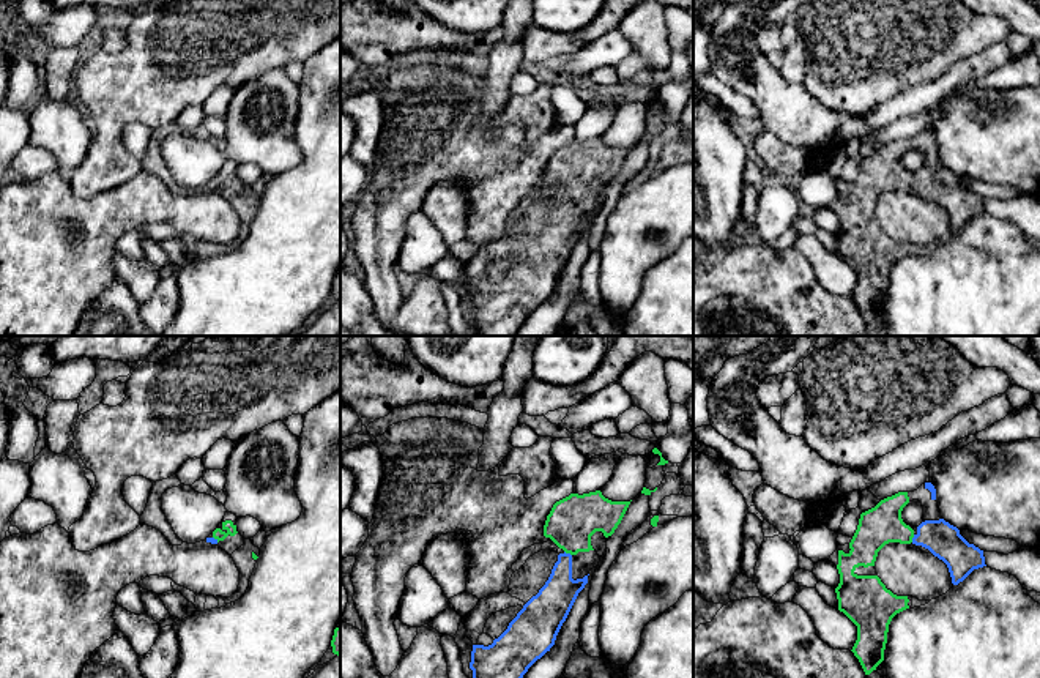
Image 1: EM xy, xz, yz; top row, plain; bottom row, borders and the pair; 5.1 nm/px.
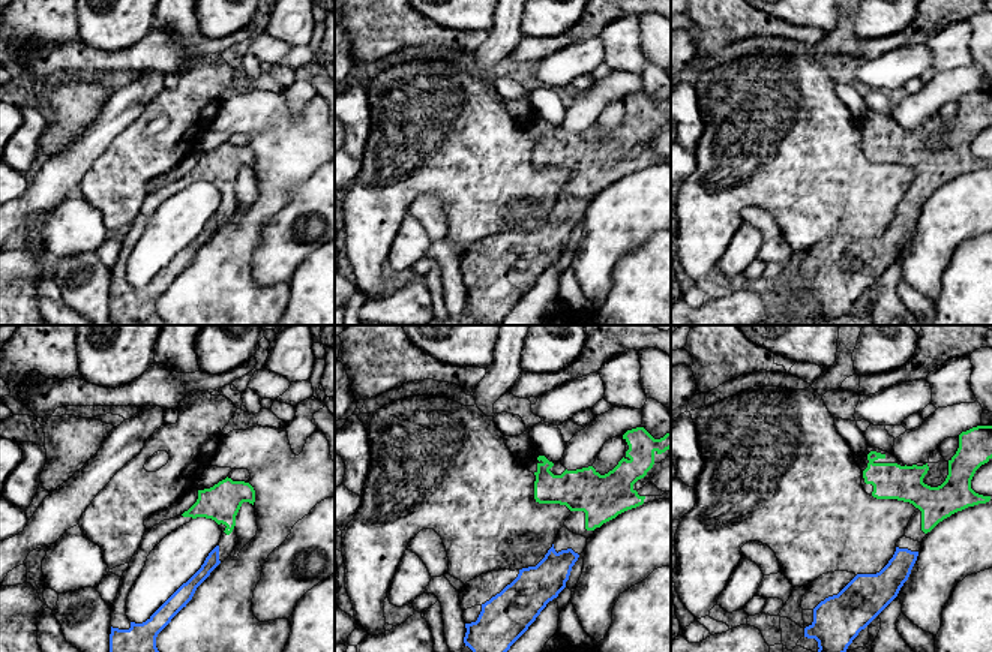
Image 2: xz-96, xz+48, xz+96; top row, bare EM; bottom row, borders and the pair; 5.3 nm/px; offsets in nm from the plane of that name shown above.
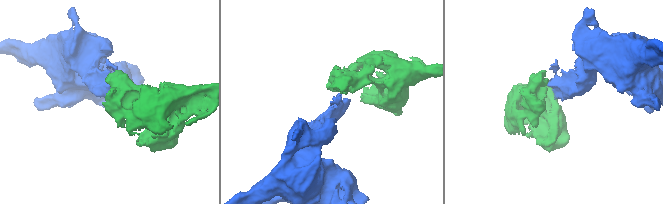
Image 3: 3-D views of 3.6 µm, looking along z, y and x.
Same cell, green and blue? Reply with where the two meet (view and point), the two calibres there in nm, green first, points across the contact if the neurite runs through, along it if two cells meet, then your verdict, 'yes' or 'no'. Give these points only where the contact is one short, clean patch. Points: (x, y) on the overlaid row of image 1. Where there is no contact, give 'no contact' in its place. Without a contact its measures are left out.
contact xz (568, 552); calibres 240 and 190 nm; way xz (572, 521), (568, 552), (555, 599); yes

